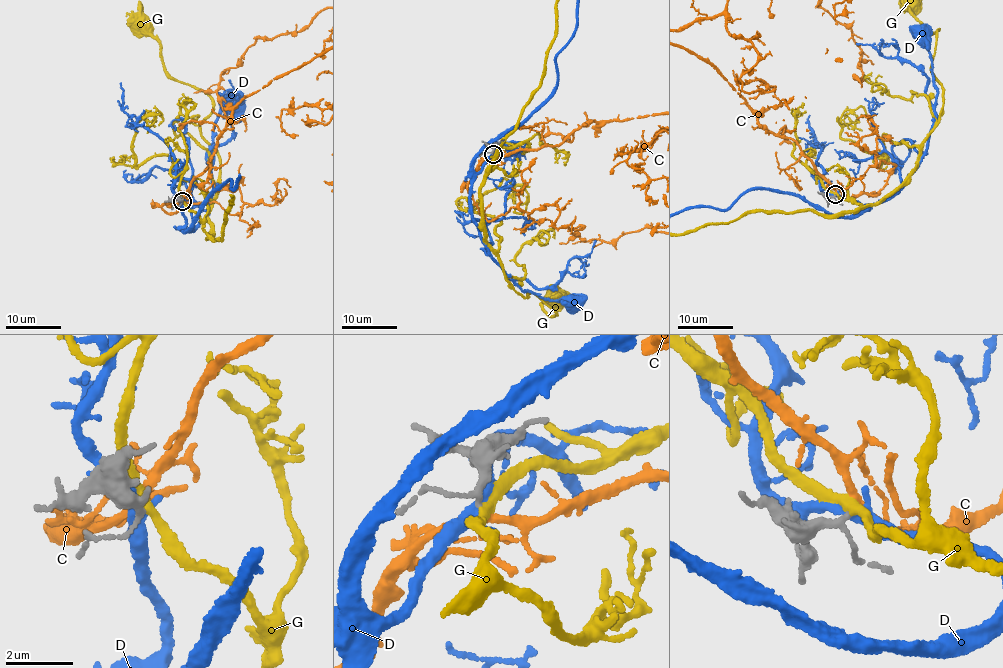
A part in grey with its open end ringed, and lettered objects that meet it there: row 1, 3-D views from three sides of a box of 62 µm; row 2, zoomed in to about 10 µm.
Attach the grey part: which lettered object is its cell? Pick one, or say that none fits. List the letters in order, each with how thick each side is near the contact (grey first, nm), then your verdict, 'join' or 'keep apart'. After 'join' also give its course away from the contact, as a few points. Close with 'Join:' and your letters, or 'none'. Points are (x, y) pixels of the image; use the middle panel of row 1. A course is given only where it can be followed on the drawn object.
C: 170 nm thick on the grey side, 240 nm on the other; join
D: 170 nm thick on the grey side, 360 nm on the other; keep apart
G: 170 nm thick on the grey side, 280 nm on the other; keep apart
Join: C

